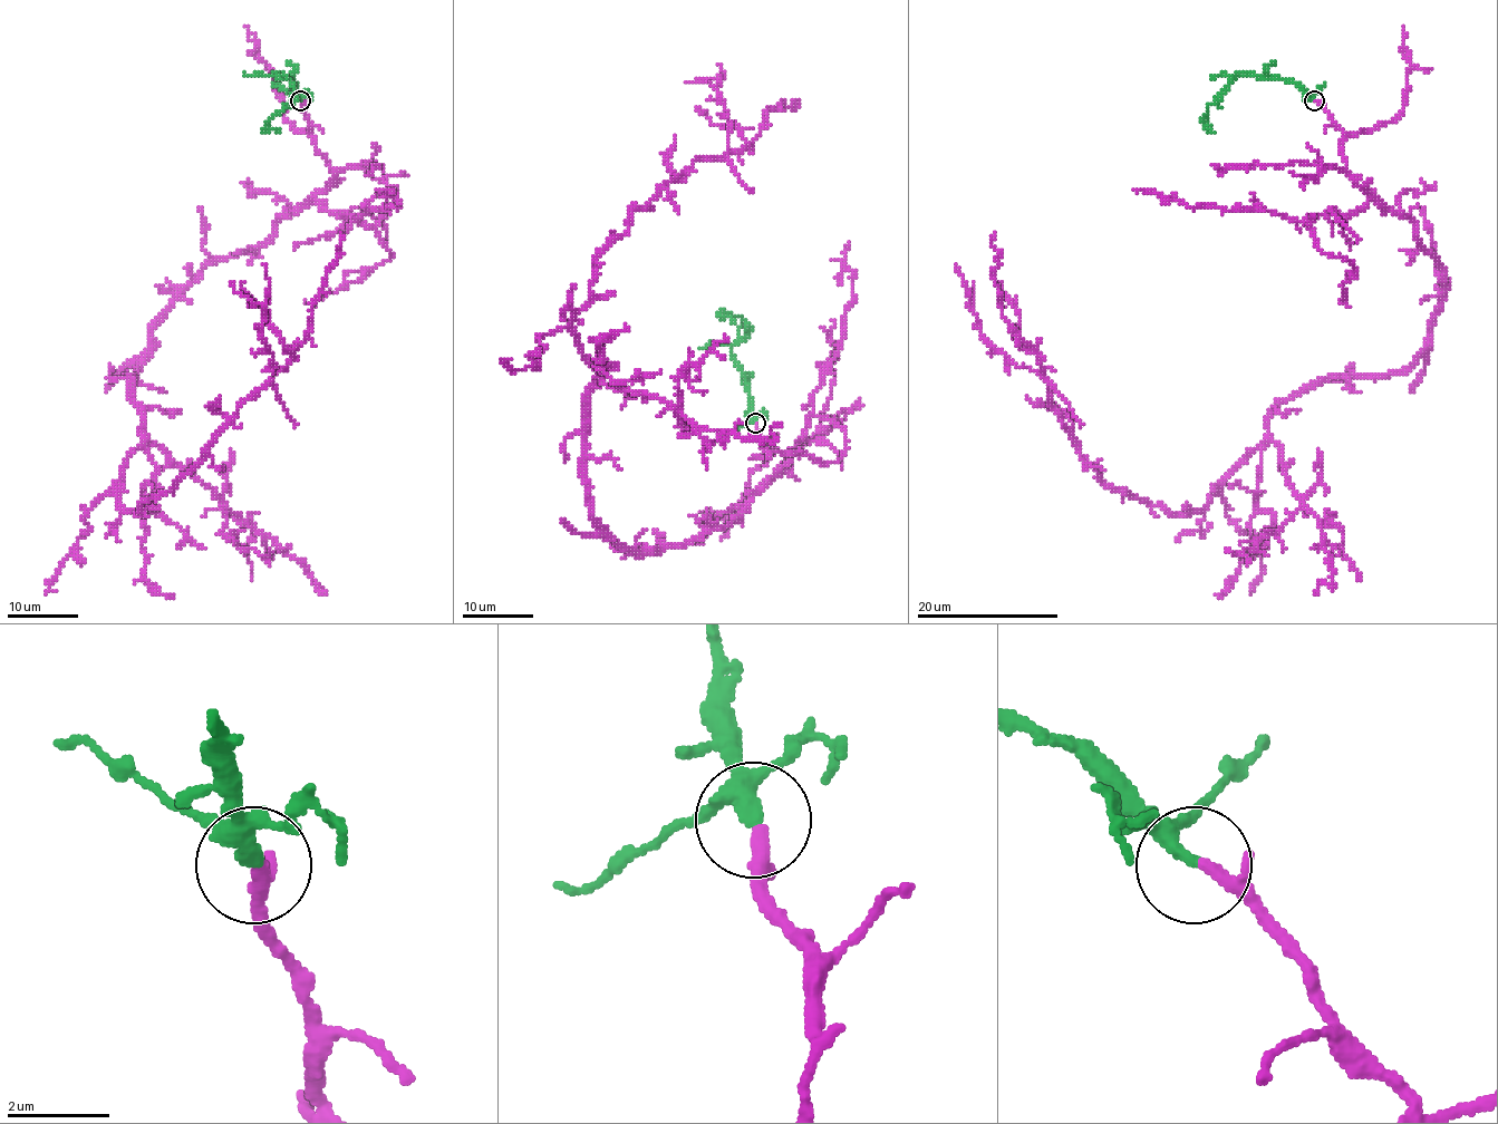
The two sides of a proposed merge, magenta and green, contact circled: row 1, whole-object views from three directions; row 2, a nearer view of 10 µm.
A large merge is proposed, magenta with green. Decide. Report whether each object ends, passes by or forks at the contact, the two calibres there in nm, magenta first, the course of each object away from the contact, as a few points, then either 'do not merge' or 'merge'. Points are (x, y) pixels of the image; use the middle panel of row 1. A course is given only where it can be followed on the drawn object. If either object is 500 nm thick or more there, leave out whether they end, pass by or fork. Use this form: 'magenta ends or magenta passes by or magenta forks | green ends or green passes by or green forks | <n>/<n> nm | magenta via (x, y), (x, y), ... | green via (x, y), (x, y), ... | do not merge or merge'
magenta passes by | green passes by | 200/240 nm | magenta via (755, 424), (789, 463), (731, 523), (622, 548), (590, 509), (596, 368), (572, 317), (627, 220), (796, 103) | green via (755, 424), (744, 374), (732, 356), (748, 326), (723, 312), (734, 322) | merge

